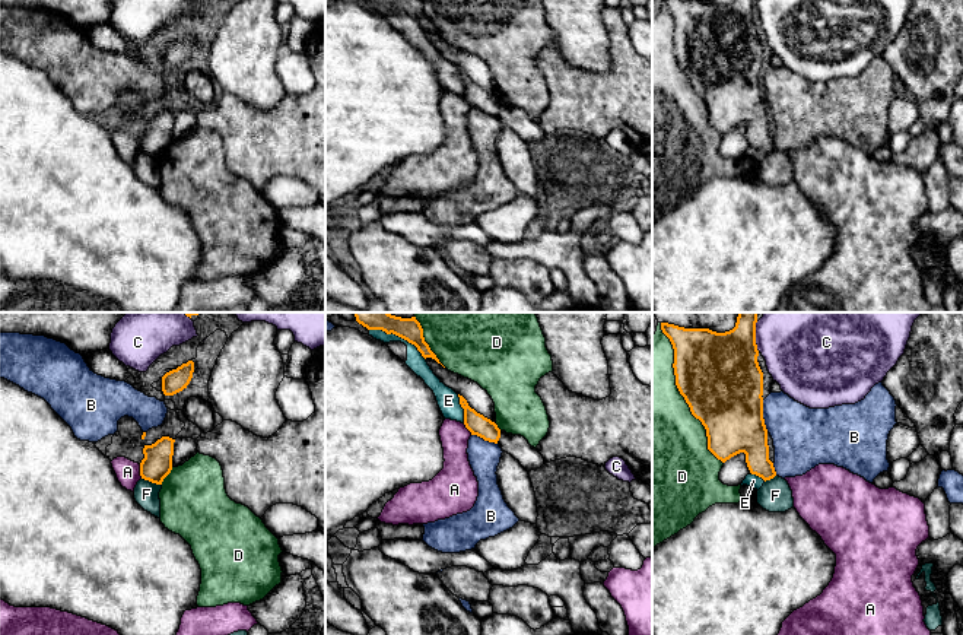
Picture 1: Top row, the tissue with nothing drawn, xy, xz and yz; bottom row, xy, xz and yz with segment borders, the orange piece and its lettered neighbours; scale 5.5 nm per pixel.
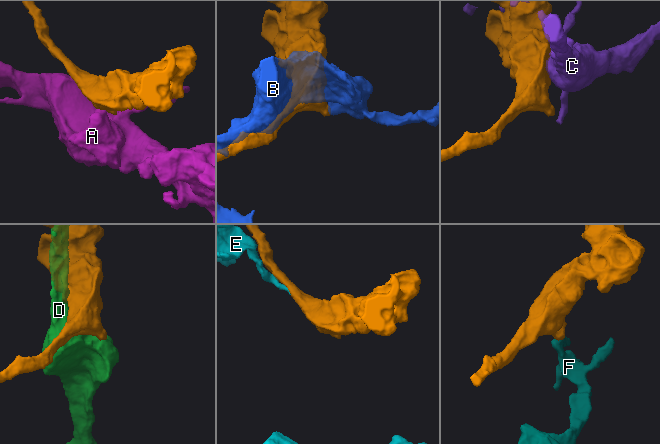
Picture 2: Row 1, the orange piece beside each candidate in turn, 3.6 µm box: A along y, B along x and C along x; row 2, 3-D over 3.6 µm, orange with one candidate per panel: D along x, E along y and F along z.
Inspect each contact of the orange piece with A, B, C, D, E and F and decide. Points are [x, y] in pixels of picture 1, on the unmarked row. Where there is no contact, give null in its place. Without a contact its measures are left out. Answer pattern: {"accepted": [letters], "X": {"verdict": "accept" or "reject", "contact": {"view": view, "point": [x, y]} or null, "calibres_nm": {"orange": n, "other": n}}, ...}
{"accepted": [], "A": {"verdict": "reject", "contact": {"view": "xy", "point": [140, 145]}, "calibres_nm": {"orange": 160, "other": 130}}, "B": {"verdict": "reject", "contact": {"view": "yz", "point": [762, 89]}, "calibres_nm": {"orange": 420, "other": 320}}, "C": {"verdict": "reject", "contact": {"view": "yz", "point": [755, 12]}, "calibres_nm": {"orange": 420, "other": 340}}, "D": {"verdict": "reject", "contact": {"view": "yz", "point": [682, 67]}, "calibres_nm": {"orange": 460, "other": 460}}, "E": {"verdict": "reject", "contact": {"view": "xz", "point": [399, 9]}, "calibres_nm": {"orange": 100, "other": 100}}, "F": {"verdict": "reject", "contact": {"view": "xy", "point": [152, 155]}, "calibres_nm": {"orange": 160, "other": 140}}}

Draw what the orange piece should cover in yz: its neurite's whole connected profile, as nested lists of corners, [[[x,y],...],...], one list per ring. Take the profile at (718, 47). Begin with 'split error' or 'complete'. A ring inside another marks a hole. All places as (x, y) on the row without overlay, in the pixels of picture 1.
complete; [[[661,0],[674,22],[676,58],[692,88],[706,102],[708,123],[722,136],[744,126],[751,147],[765,155],[776,149],[769,133],[763,92],[763,45],[759,39],[756,0],[734,0],[725,6],[709,1]]]

